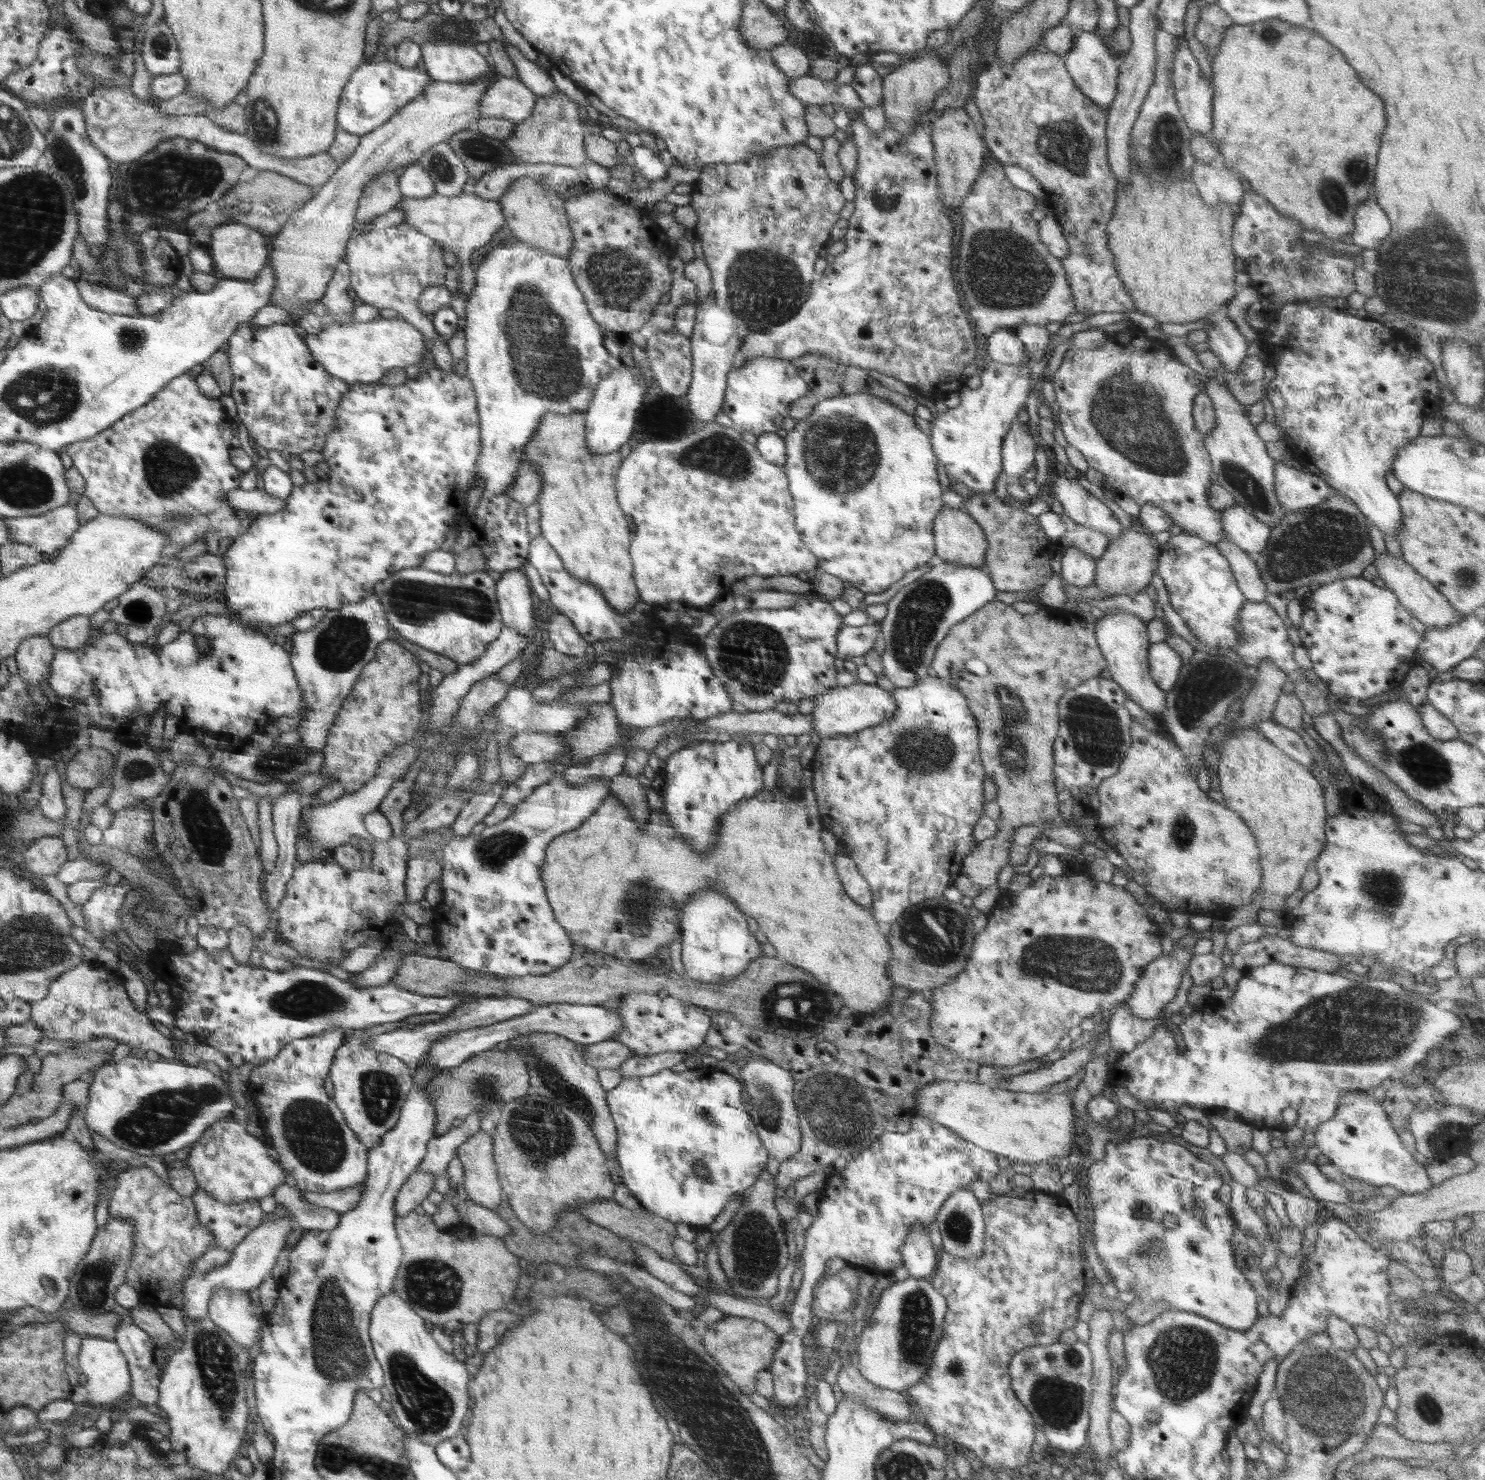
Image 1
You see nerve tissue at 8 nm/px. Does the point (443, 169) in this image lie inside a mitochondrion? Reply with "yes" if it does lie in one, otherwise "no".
yes

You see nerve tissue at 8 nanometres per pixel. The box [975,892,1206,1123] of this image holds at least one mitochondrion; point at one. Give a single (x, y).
(1090, 965)

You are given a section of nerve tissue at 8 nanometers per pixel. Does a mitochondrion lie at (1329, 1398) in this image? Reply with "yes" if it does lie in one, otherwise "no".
yes

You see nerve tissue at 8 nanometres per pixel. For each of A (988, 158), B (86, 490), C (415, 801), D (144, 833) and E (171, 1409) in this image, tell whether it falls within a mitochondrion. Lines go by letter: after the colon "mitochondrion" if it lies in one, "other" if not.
A: other
B: other
C: other
D: other
E: other

